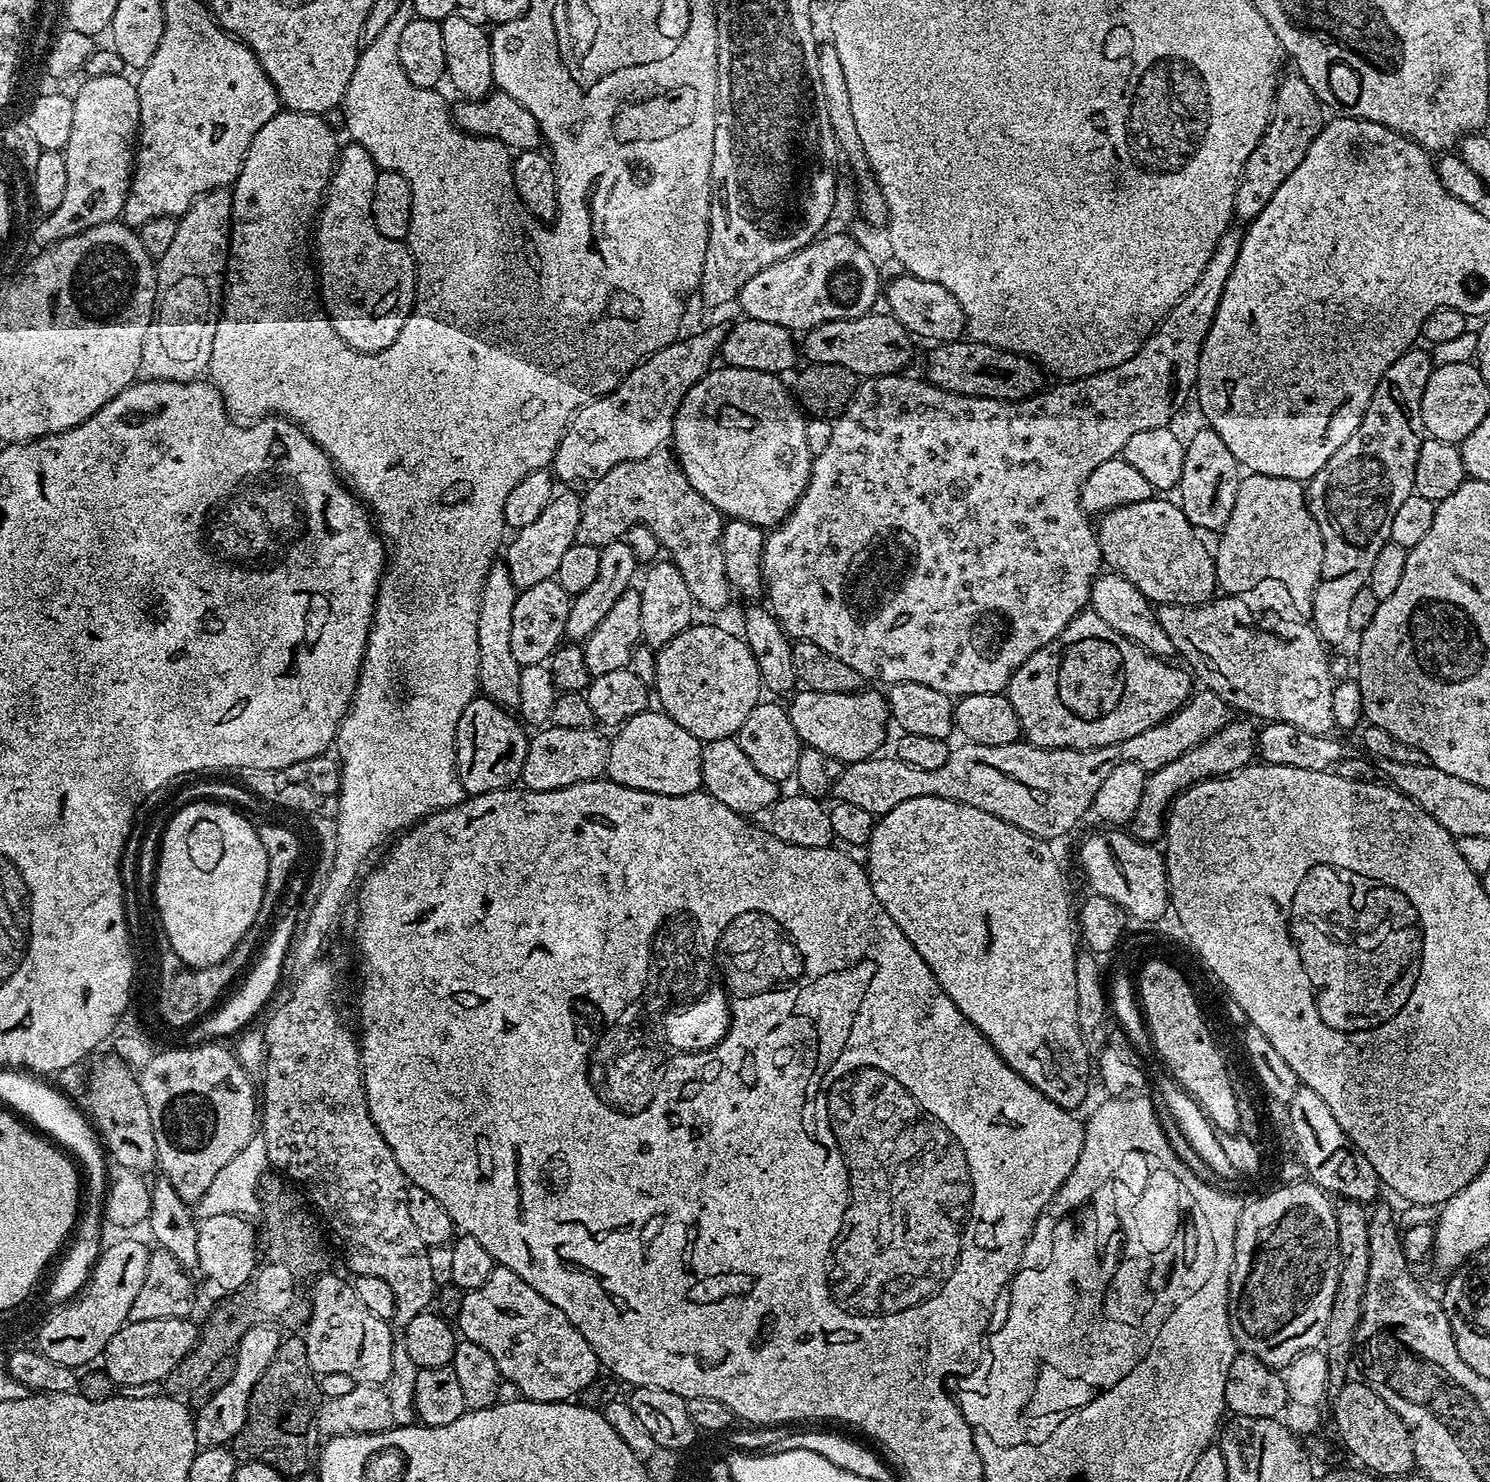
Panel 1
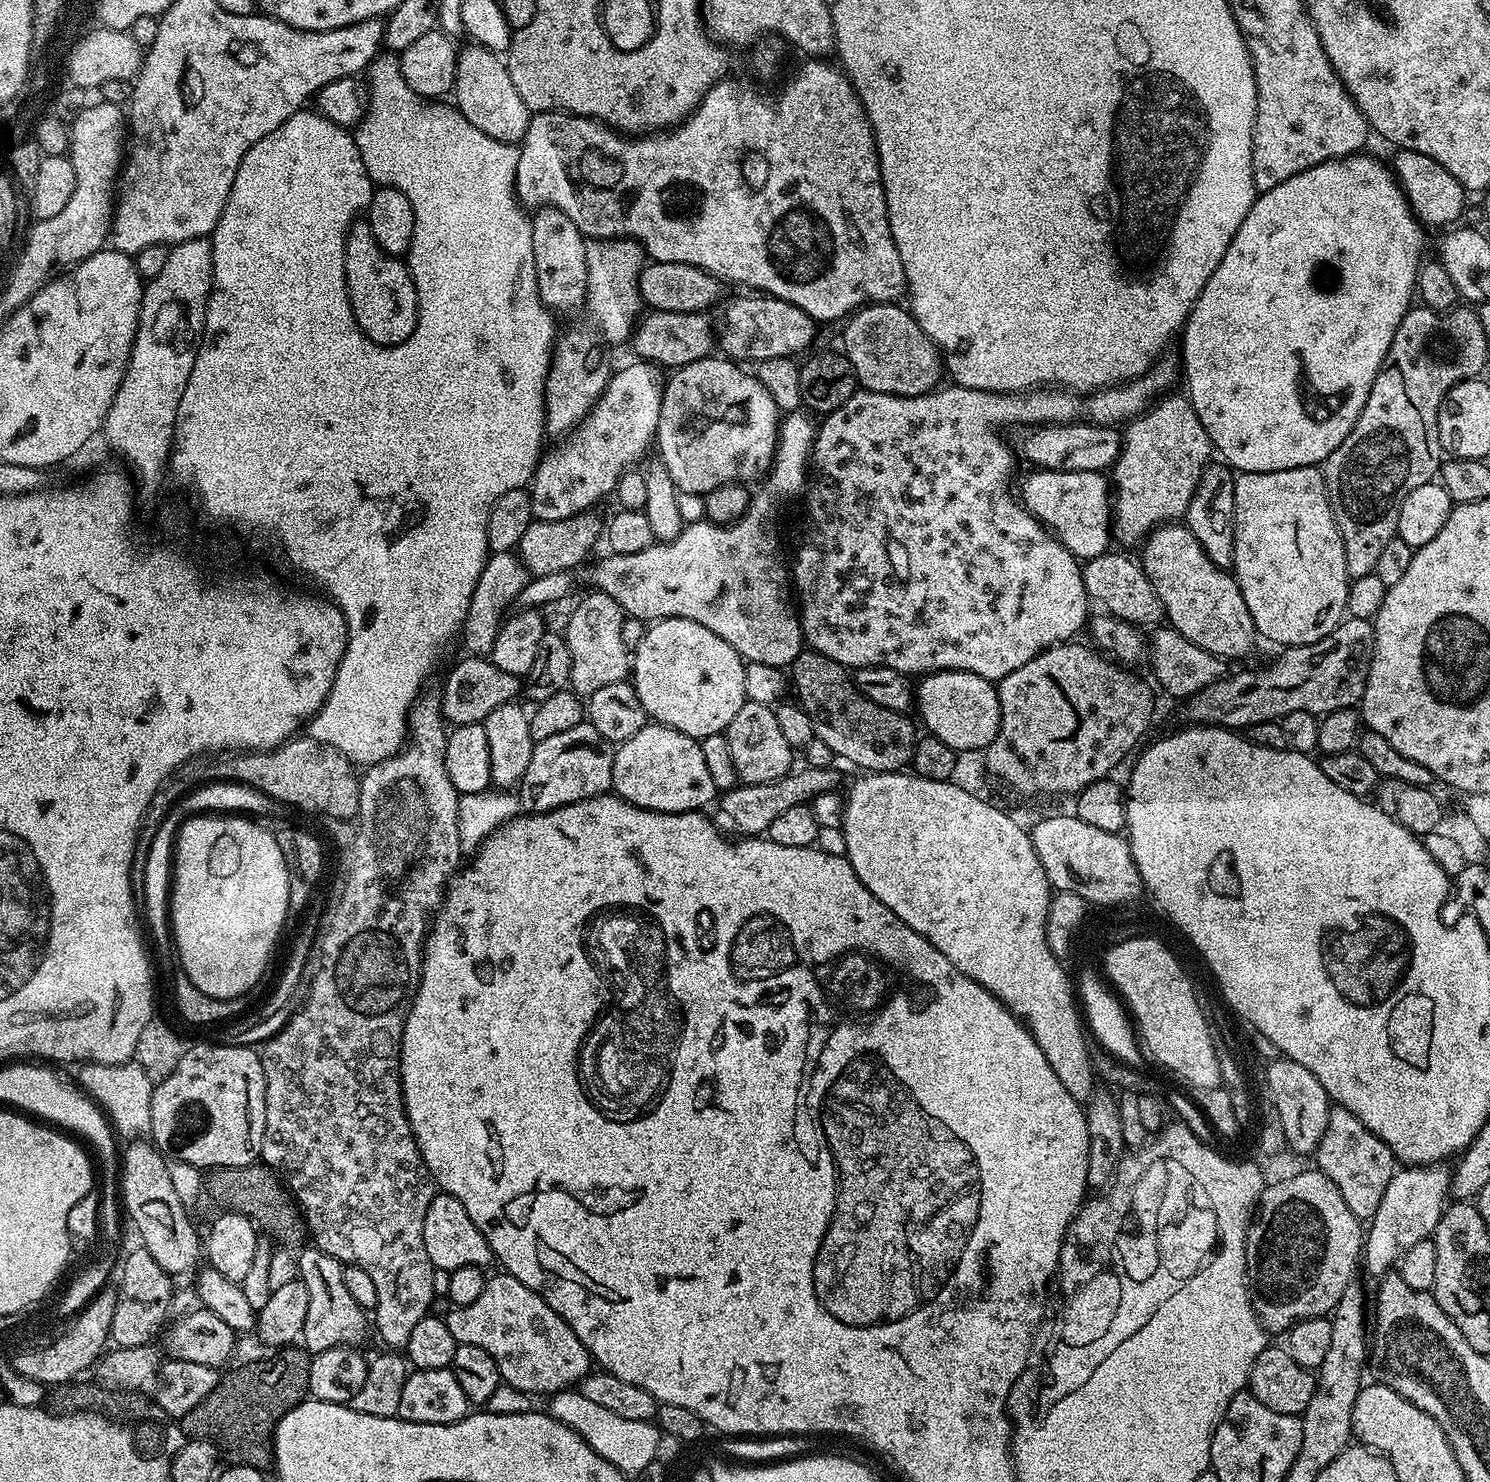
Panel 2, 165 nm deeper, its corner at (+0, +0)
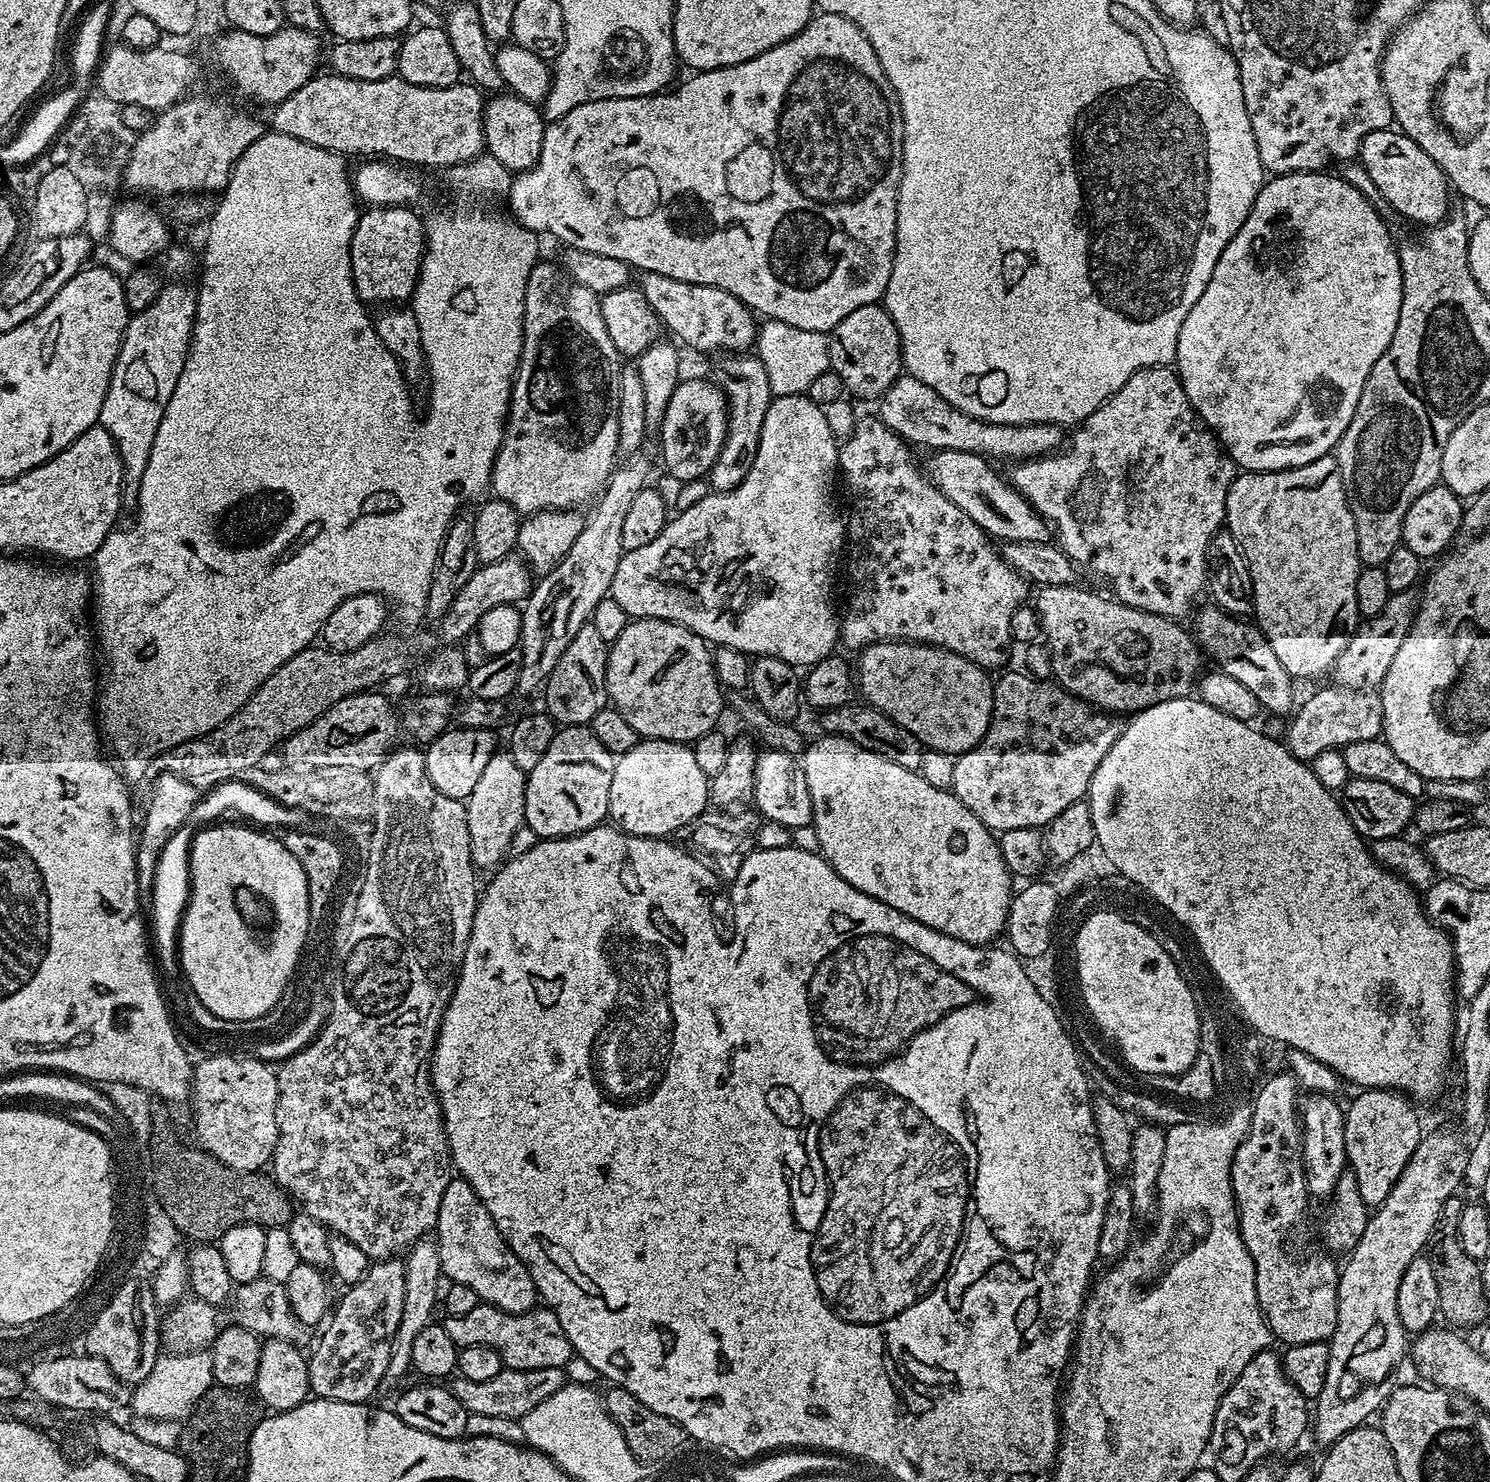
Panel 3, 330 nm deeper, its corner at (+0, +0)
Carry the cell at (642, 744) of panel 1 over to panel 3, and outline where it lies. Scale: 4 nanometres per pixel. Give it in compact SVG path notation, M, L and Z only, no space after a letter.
M641 739L626 754L616 757L614 779L610 782L608 820L621 832L635 836L671 837L682 826L686 826L698 814L709 807L708 789L710 778L702 774L698 761L694 759L691 747L678 740Z

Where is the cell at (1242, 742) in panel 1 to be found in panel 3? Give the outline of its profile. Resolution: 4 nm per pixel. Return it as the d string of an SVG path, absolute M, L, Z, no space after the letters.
M1331 687L1318 689L1305 704L1303 701L1295 709L1294 715L1287 721L1289 724L1286 747L1299 760L1310 762L1315 756L1322 754L1322 750L1331 748L1343 750L1350 742L1375 740L1384 731L1382 702L1375 691Z

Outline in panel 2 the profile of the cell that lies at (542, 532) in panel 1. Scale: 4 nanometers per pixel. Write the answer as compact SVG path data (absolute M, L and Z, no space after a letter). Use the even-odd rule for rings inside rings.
M515 551L493 552L484 562L484 569L474 586L466 618L460 627L459 643L464 643L464 652L477 658L491 657L494 642L498 638L500 625L509 615L512 602L523 593L528 585L530 573ZM509 607L509 608L508 608ZM484 656L484 657L483 657Z

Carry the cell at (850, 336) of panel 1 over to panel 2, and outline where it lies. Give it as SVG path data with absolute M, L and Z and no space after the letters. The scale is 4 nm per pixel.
M744 295L748 296L730 301L720 312L718 348L727 359L733 362L744 362L744 359L761 362L779 356L792 358L796 356L795 352L804 352L811 346L818 328L817 321L811 316L777 296Z

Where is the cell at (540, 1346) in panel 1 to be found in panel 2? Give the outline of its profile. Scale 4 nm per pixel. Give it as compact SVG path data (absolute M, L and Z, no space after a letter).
M499 1275L488 1276L486 1290L482 1290L482 1295L476 1301L470 1302L470 1306L453 1307L449 1313L447 1322L456 1343L482 1346L482 1350L486 1350L486 1354L494 1358L501 1381L523 1392L555 1394L579 1385L590 1372L590 1357L586 1346L582 1346L582 1342L574 1334L574 1330L570 1330L568 1323L541 1296L534 1294L530 1286L522 1286L522 1282L518 1282L518 1278L513 1276Z

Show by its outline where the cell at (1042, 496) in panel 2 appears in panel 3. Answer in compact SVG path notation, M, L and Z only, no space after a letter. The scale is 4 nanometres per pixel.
M936 450L926 464L929 482L942 490L950 502L970 514L983 532L1000 542L1042 542L1049 543L1054 532L1047 520L1042 519L1030 506L1030 502L1017 488L1013 488L1003 475L999 476L985 457L966 450Z

